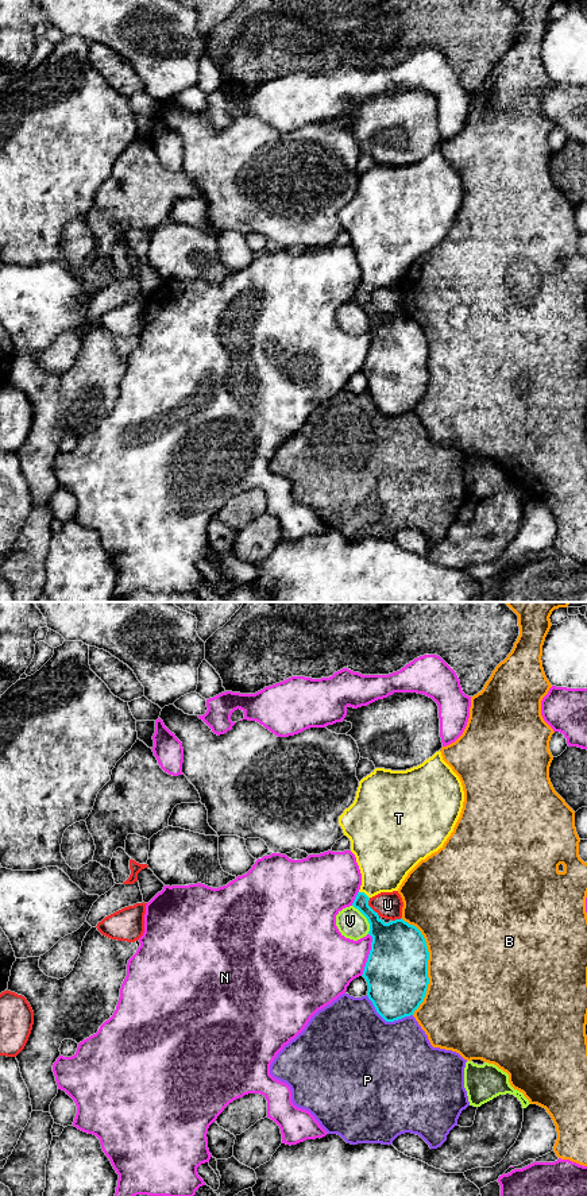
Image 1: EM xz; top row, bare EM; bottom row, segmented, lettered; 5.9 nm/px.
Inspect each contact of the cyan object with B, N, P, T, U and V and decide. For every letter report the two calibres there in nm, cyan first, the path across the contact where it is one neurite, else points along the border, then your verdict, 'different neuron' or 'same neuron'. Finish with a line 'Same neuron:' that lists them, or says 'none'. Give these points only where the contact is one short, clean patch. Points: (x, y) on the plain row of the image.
B: 360 nm thick on the cyan side, 500 nm on the other; different neuron
N: 360 nm thick on the cyan side, 360 nm on the other; different neuron
P: 360 nm thick on the cyan side, 500 nm on the other; different neuron
T: 120 nm thick on the cyan side, 340 nm on the other; runs through xz (381, 327), (365, 304), (365, 289), (383, 265), (385, 253); same neuron
U: 240 nm thick on the cyan side, 160 nm on the other; border along xz (369, 293), (369, 300), (379, 311); different neuron
V: 320 nm thick on the cyan side, 170 nm on the other; different neuron
Same neuron: T

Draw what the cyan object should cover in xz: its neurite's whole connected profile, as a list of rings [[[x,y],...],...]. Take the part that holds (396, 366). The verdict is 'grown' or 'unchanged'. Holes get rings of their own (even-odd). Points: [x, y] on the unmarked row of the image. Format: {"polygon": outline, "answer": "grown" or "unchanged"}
{"polygon": [[[439,146],[406,166],[375,163],[359,177],[354,198],[339,212],[362,269],[362,281],[352,301],[367,313],[372,332],[362,371],[368,381],[368,394],[386,417],[413,410],[424,397],[429,379],[429,347],[416,321],[402,313],[386,319],[368,301],[368,296],[381,288],[398,286],[421,255],[443,243],[460,212],[463,197],[462,177]]], "answer": "grown"}

